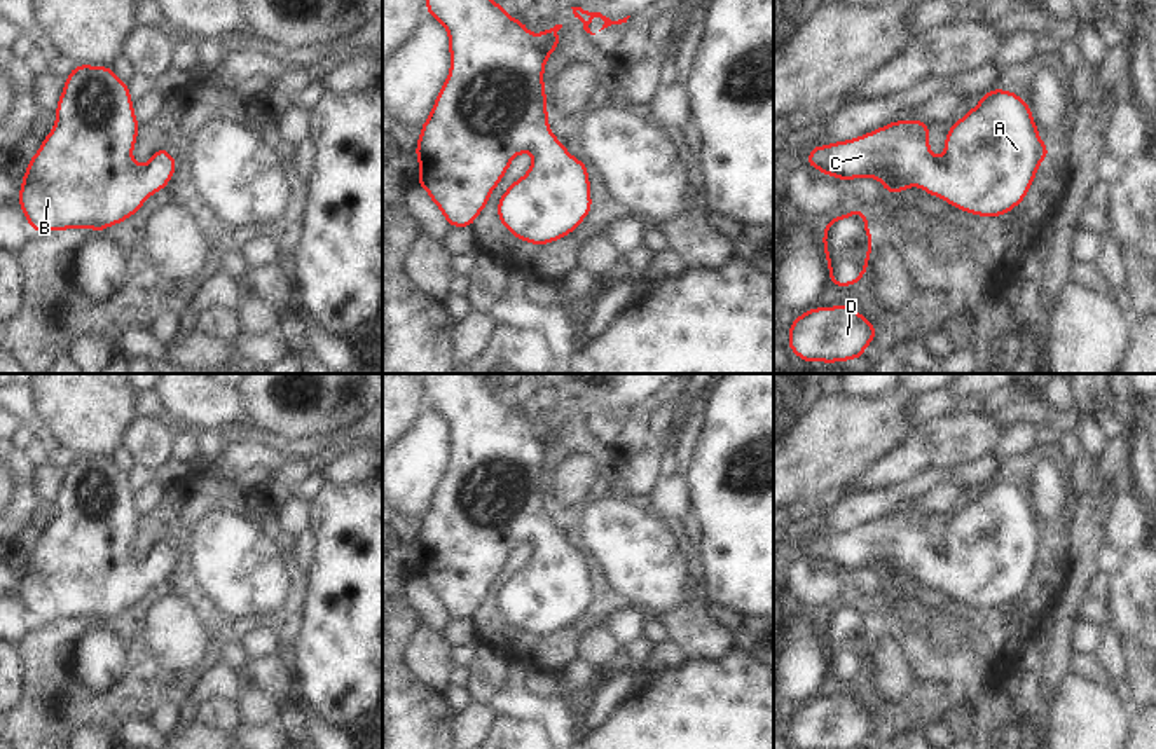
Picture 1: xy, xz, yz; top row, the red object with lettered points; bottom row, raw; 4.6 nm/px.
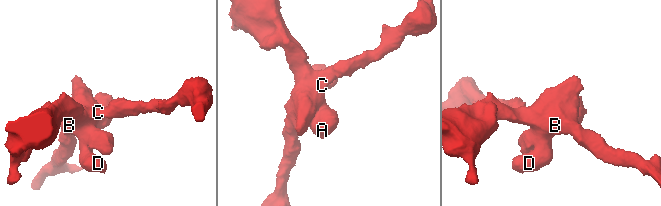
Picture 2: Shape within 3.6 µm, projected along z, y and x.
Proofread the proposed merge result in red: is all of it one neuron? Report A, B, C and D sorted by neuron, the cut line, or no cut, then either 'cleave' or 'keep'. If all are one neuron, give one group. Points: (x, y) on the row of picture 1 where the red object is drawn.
A B C D | no cut | keep

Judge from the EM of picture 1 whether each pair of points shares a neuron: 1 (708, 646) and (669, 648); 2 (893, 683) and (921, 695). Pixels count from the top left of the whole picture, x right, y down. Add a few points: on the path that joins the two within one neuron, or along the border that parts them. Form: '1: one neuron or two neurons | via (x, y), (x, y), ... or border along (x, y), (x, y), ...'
1: two neurons | border along (667, 638), (688, 659)
2: two neurons | border along (901, 650), (914, 683), (889, 704)

